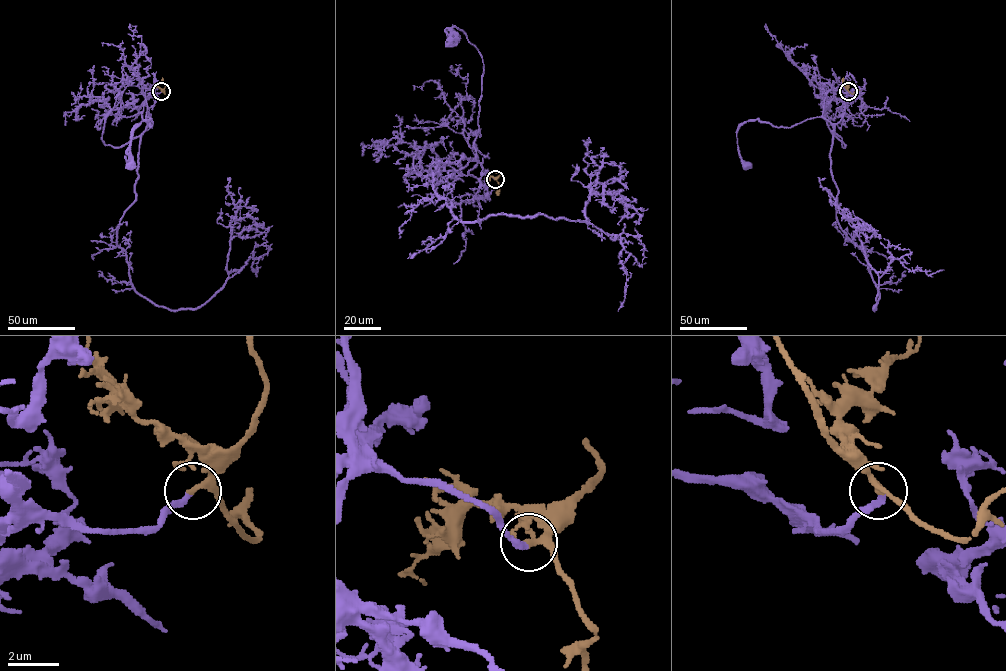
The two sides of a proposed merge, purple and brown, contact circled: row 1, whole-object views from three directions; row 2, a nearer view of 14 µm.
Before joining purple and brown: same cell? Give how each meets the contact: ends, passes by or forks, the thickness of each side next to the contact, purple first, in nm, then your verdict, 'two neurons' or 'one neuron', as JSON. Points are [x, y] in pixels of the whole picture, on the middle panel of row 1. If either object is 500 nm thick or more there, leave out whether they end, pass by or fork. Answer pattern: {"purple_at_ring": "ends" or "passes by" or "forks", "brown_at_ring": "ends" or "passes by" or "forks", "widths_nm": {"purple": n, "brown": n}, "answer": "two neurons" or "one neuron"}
{"purple_at_ring": "ends", "brown_at_ring": "passes by", "widths_nm": {"purple": 240, "brown": 200}, "answer": "one neuron"}

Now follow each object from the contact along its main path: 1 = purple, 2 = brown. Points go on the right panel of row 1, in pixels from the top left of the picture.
1: (848, 91), (844, 115), (836, 123), (818, 117), (790, 127), (758, 119), (743, 122), (736, 138), (746, 166)
2: (848, 91), (843, 77)

